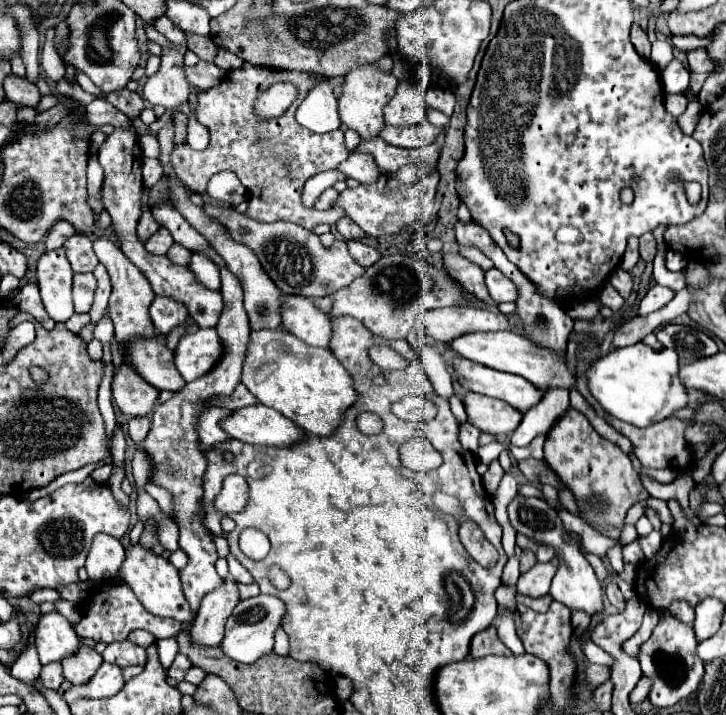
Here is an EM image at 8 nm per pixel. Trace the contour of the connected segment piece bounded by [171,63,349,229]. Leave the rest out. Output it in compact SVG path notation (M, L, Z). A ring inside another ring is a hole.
M243 63L243 67L227 73L217 87L201 91L197 95L197 121L209 129L211 141L203 151L193 151L187 143L175 147L175 151L171 153L171 165L175 169L175 175L191 191L203 193L211 175L219 171L233 171L249 191L247 215L251 219L265 223L293 221L305 229L313 229L319 223L335 225L339 219L345 217L341 209L315 211L307 209L301 203L301 191L305 181L321 171L337 169L339 163L343 163L349 155L343 145L341 129L315 135L295 121L299 103L315 82L315 77L303 71L267 69L251 63ZM275 81L295 81L295 85L299 85L299 97L283 117L275 121L259 121L255 113L251 113L255 97L261 89L273 85Z

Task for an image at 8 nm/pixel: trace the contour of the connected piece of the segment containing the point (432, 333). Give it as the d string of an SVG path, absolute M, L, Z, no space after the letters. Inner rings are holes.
M443 307L421 313L417 329L423 329L429 337L447 343L455 337L477 331L511 331L511 323L499 311L477 307Z

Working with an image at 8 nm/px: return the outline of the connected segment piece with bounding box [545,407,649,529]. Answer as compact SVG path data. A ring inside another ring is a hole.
M573 407L547 433L545 461L573 493L579 507L579 517L595 529L621 529L627 511L637 501L649 499L649 493L641 485L629 455L625 455L615 443L603 439L591 427L587 417Z

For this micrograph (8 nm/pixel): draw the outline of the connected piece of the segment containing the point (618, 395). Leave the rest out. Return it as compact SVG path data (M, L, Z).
M645 343L613 349L587 371L587 381L605 413L637 427L649 427L687 407L687 387L679 379L679 357L673 349L655 351Z

